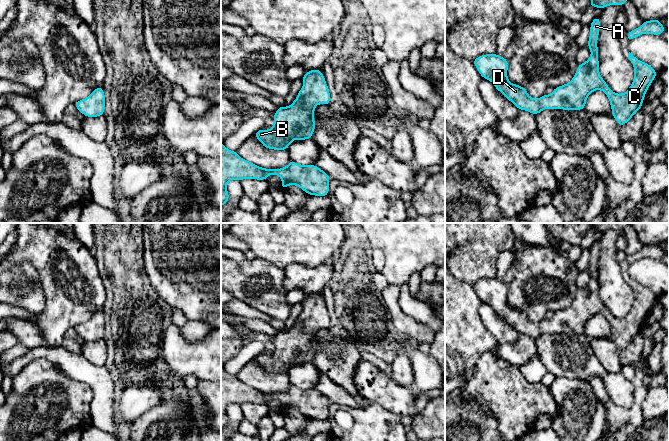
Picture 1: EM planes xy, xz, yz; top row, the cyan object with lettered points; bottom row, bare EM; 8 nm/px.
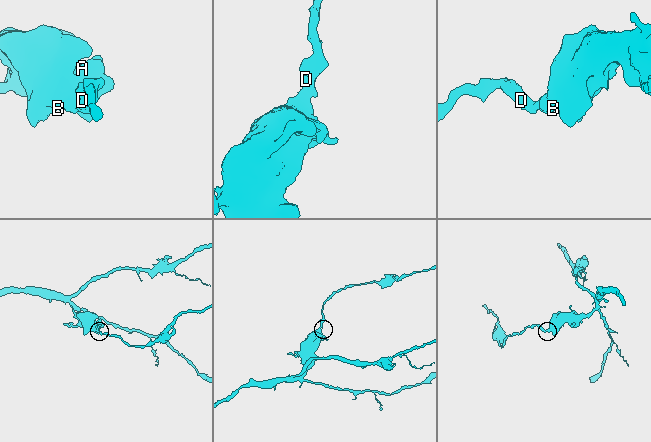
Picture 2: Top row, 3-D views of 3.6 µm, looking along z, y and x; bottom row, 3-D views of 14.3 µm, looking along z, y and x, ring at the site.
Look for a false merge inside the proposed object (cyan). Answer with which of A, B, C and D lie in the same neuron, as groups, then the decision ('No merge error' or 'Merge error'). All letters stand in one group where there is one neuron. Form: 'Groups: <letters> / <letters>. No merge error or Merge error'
Groups: A B C D. No merge error

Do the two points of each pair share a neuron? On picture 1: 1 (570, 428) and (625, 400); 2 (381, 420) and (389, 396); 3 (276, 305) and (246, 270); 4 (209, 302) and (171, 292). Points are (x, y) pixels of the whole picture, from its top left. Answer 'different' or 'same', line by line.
1: different
2: different
3: same
4: same

